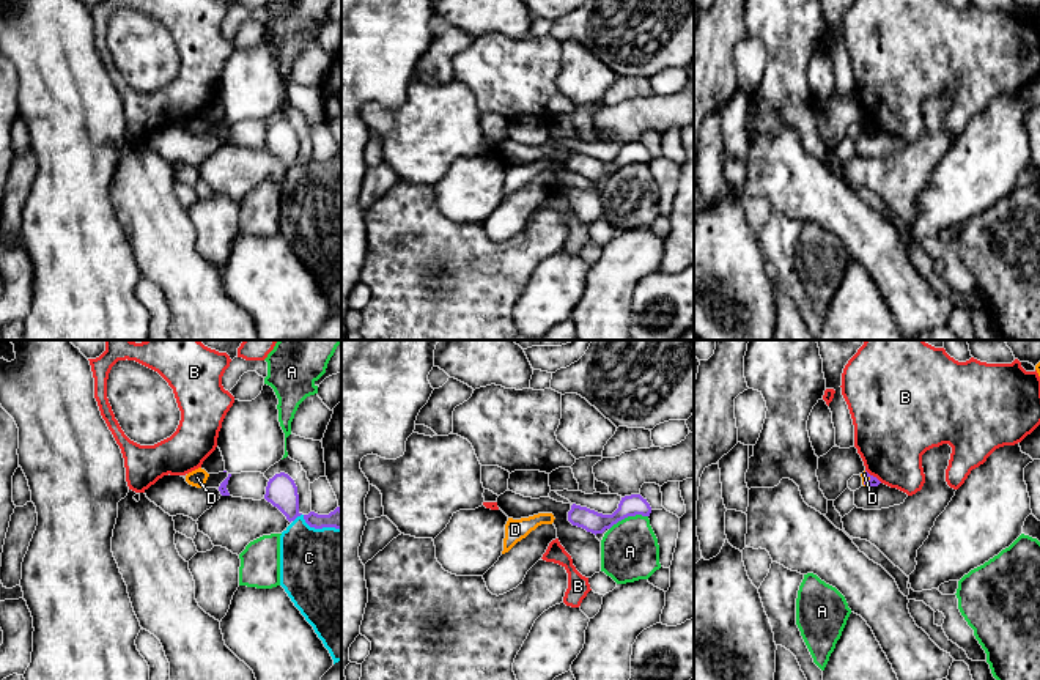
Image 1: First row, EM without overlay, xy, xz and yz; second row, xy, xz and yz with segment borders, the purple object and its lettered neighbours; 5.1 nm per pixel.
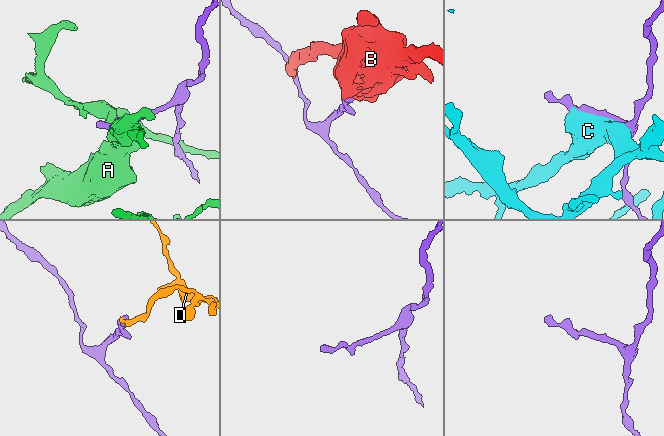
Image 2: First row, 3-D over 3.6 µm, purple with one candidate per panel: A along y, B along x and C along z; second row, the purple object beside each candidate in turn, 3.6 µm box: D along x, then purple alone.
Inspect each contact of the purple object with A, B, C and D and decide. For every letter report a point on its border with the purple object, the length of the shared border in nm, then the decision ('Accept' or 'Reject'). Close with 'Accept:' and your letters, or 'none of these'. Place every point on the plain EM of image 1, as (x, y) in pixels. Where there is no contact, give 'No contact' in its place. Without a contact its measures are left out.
A: Touches purple at xz (628, 162). Shared border 220 nm. Reject
B: Touches purple at yz (872, 123). Shared border 110 nm. Reject
C: Touches purple at xy (317, 175). Shared border 260 nm. Reject
D: Touches purple at yz (864, 128). Shared border 90 nm. Reject
Accept: none of these

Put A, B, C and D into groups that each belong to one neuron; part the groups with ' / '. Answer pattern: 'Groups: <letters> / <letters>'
Groups: A / B / C / D

